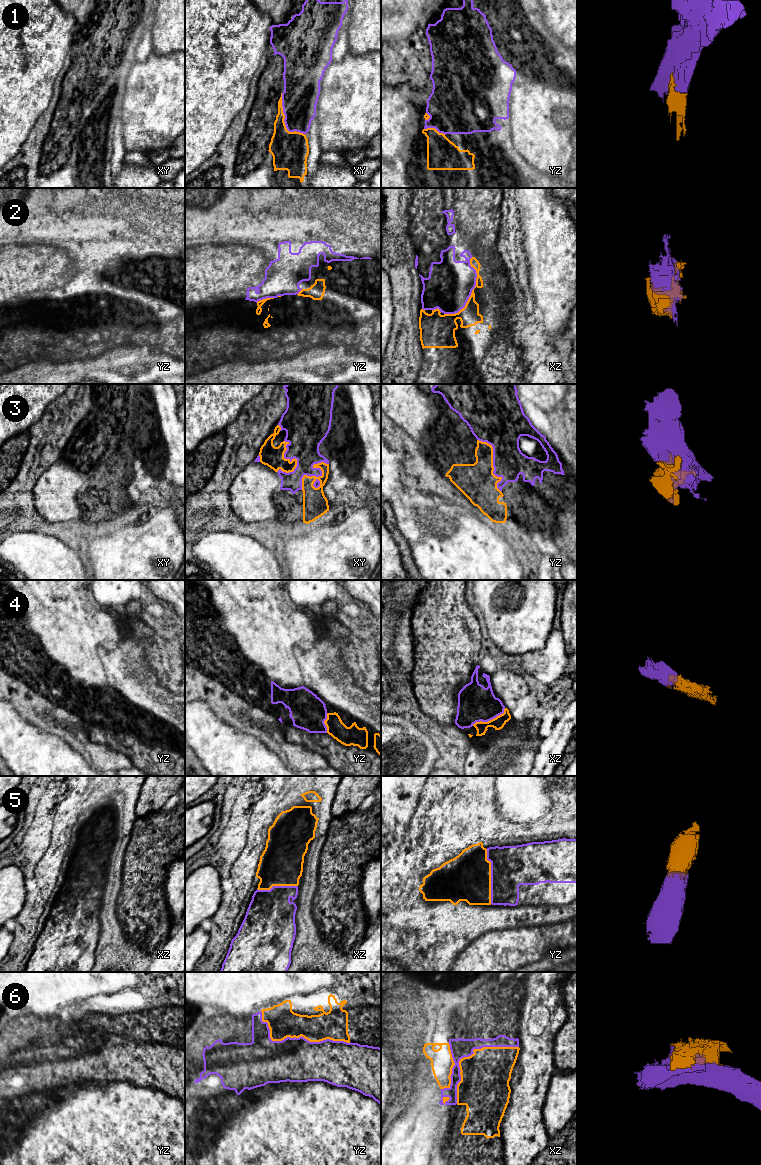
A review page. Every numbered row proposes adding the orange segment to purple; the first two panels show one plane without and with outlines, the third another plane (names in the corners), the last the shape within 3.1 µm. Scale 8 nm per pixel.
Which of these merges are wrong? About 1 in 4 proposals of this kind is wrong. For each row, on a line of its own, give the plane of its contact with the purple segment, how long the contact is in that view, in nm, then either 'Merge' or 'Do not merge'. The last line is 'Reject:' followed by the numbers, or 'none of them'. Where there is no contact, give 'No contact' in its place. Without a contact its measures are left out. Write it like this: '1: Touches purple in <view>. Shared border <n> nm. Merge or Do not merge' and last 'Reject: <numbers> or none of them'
1: Touches purple in xy. Shared border 380 nm. Do not merge
2: Touches purple in xz. Shared border 500 nm. Merge
3: Touches purple in xy. Shared border 280 nm. Do not merge
4: Touches purple in xz. Shared border 300 nm. Merge
5: Touches purple in yz. Shared border 440 nm. Merge
6: Touches purple in yz. Shared border 750 nm. Do not merge
Reject: 1, 3, 6

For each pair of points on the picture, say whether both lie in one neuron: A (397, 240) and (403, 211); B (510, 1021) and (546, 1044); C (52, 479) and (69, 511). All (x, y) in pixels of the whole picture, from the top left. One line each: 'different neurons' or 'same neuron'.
A: same neuron
B: different neurons
C: same neuron

